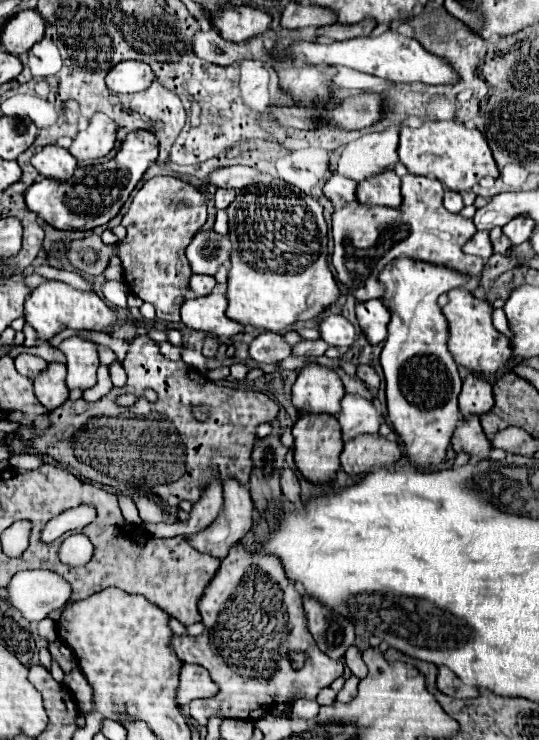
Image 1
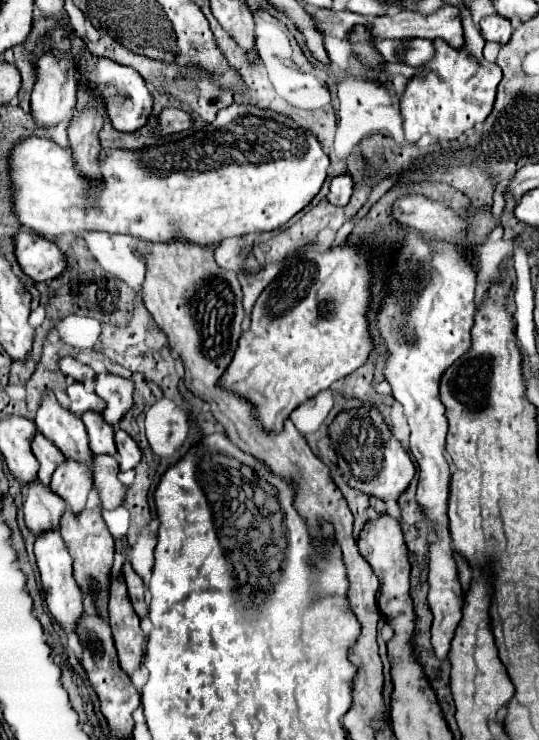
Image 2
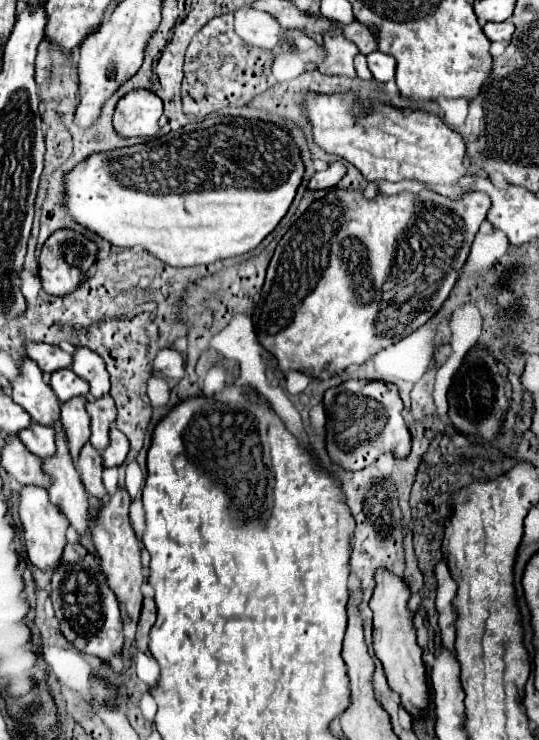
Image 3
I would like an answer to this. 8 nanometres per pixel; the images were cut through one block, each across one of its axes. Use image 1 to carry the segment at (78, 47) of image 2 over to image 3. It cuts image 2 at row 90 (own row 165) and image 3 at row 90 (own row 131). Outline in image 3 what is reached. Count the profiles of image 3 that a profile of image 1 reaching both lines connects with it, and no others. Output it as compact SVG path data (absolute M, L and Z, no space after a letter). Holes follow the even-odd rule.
M134 90L116 104L114 128L124 138L148 138L150 140L150 138L156 138L160 132L160 124L158 124L160 116L162 116L162 100L154 92Z

